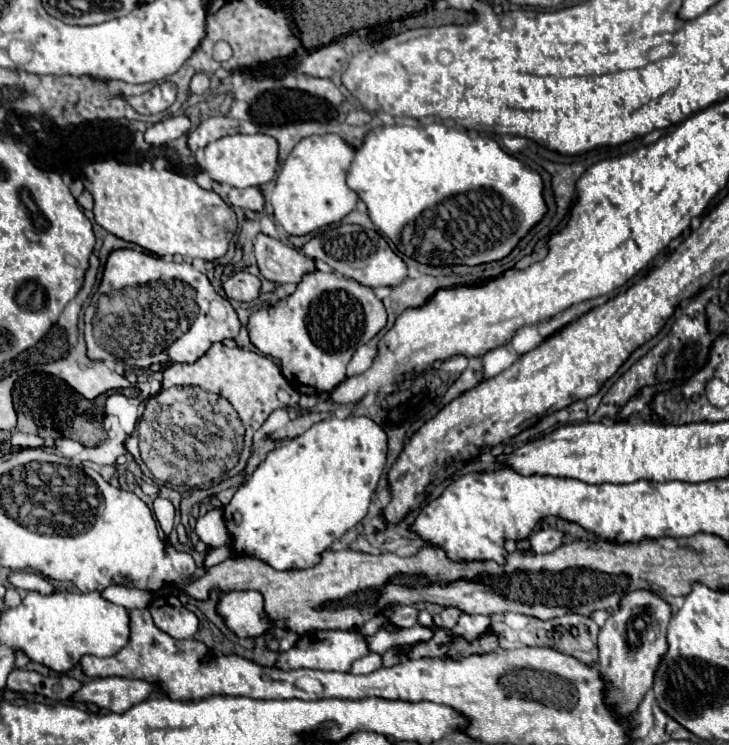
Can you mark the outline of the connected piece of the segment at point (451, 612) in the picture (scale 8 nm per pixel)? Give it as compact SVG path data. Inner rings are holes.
M444 608L440 614L434 616L434 626L438 628L452 628L460 616L458 608Z

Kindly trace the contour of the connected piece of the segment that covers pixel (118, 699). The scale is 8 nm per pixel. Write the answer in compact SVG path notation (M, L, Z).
M94 678L86 682L72 702L92 702L116 714L124 714L128 708L144 702L156 688L144 680L130 678Z

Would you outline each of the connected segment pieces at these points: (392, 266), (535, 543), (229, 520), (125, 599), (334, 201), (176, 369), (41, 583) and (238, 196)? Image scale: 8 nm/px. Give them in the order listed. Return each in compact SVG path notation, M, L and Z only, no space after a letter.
M338 224L322 230L316 234L310 242L304 244L304 254L308 258L320 258L324 260L330 268L340 272L346 278L352 278L364 286L398 286L406 274L408 268L404 260L388 246L388 242L376 232L376 230L366 230L358 224Z
M552 528L540 530L530 536L531 550L538 554L548 554L560 546L560 540L562 540L562 534L558 534L556 530L552 530Z
M348 416L344 420L340 420L340 418L328 418L328 420L322 420L322 422L314 424L302 436L290 440L288 444L282 444L282 446L274 448L266 456L266 460L256 468L256 472L250 478L246 478L246 482L238 488L238 492L232 498L232 502L228 506L224 506L224 520L226 520L226 526L228 526L230 538L232 538L232 550L234 550L234 554L236 556L254 556L254 558L260 558L260 560L268 562L276 570L310 568L312 564L316 564L316 560L320 560L320 552L328 550L334 540L342 538L346 534L346 530L354 528L366 516L368 506L370 506L372 492L374 492L374 488L376 488L376 484L380 480L380 474L384 470L384 464L386 464L386 432L374 420L370 420L366 416Z
M108 586L106 590L102 590L102 596L114 604L128 608L128 610L148 608L148 604L154 598L152 592L144 592L138 588L126 588L126 586Z
M336 134L302 138L286 162L280 166L276 188L272 192L272 208L278 224L294 236L310 234L332 222L340 222L356 208L358 194L346 186L346 172L354 160L354 150Z
M222 342L212 344L210 350L192 364L170 364L164 368L164 388L182 386L182 384L200 386L208 392L216 392L222 398L226 398L234 406L234 410L238 412L238 416L246 428L244 447L239 461L227 473L228 477L239 474L245 468L251 454L254 432L264 424L268 414L274 412L276 408L290 408L290 406L298 404L298 400L300 400L300 394L286 382L280 368L270 358L266 358L264 354L242 350L242 348L228 348Z
M12 572L8 576L8 582L18 590L36 590L40 594L52 594L54 586L40 574L34 572Z
M230 188L228 192L228 200L232 206L250 210L250 212L258 212L264 210L264 194L260 188Z

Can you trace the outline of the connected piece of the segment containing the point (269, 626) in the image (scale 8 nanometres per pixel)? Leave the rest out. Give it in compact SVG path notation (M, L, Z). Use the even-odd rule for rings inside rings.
M220 592L216 604L218 616L226 628L238 638L258 638L274 632L274 624L264 612L264 598L260 592Z

